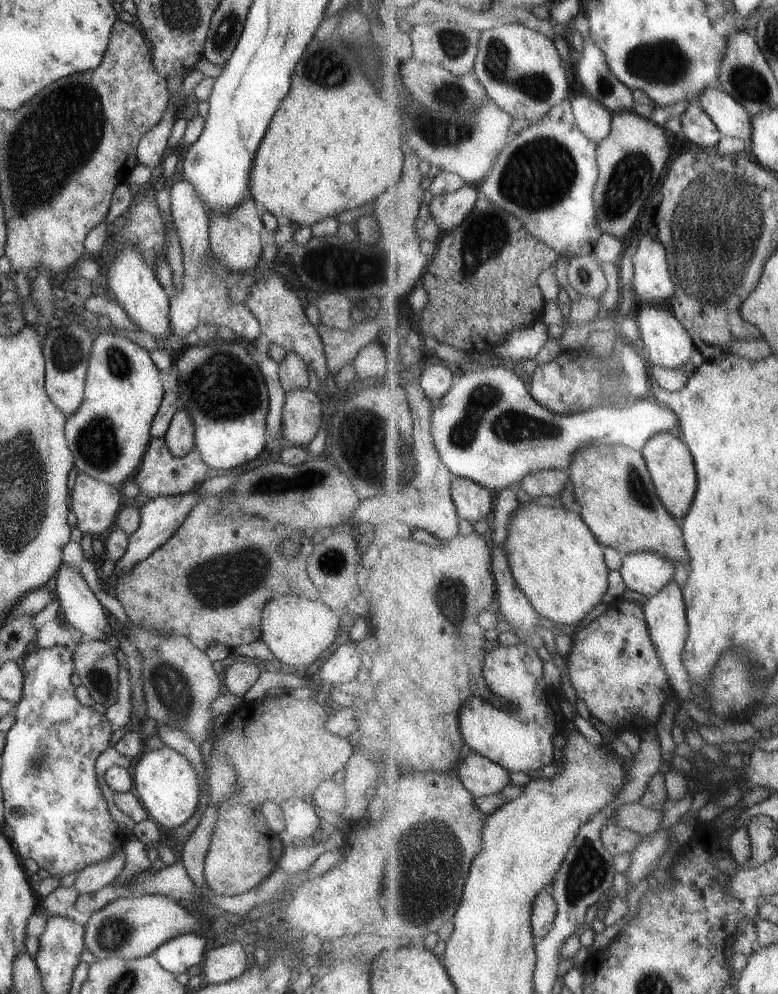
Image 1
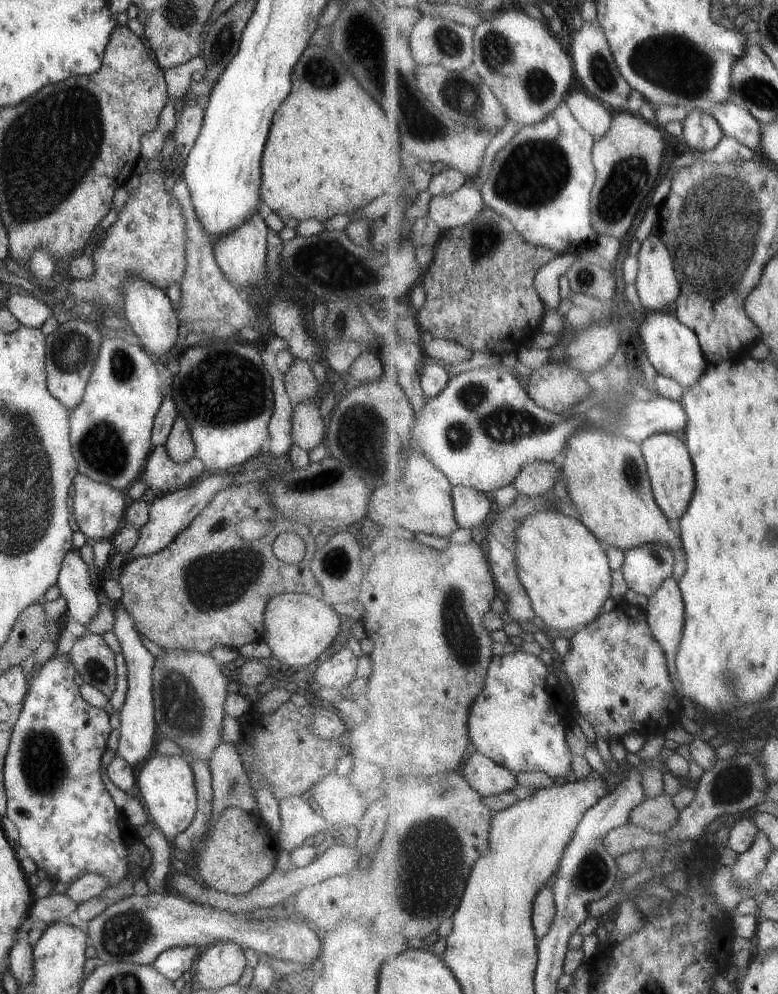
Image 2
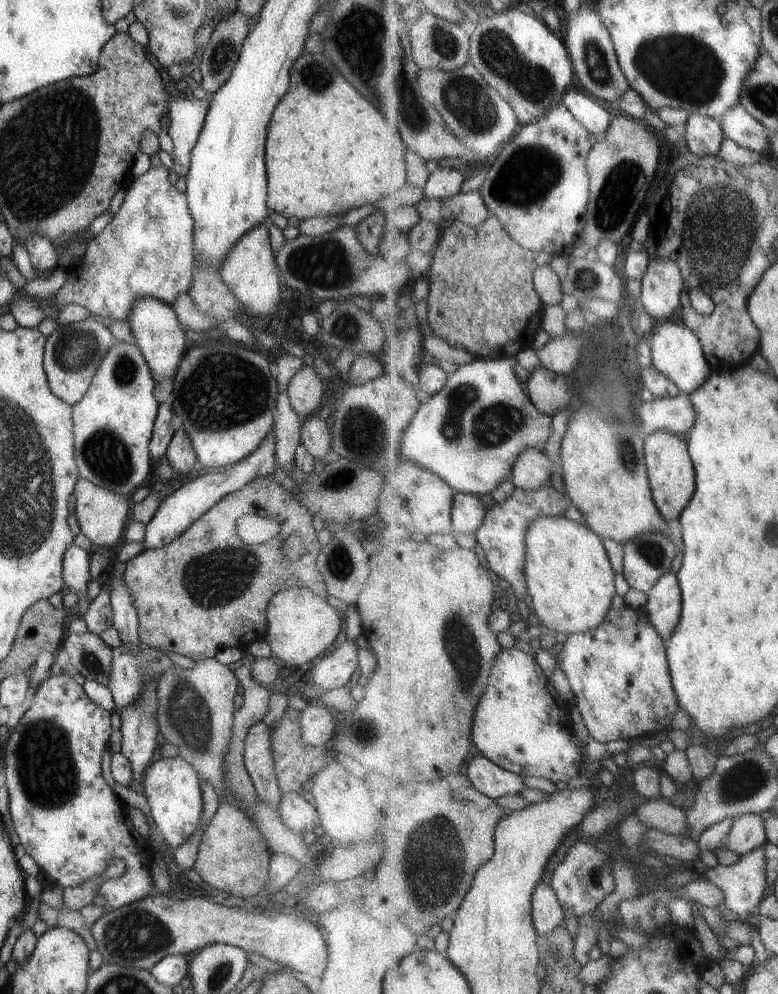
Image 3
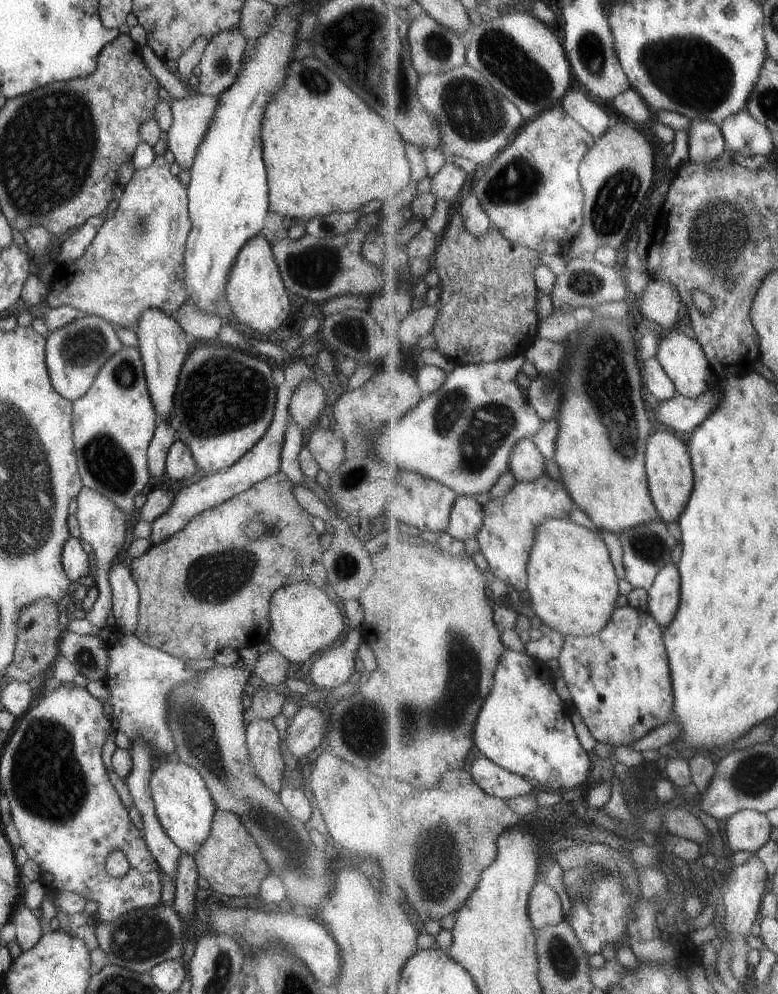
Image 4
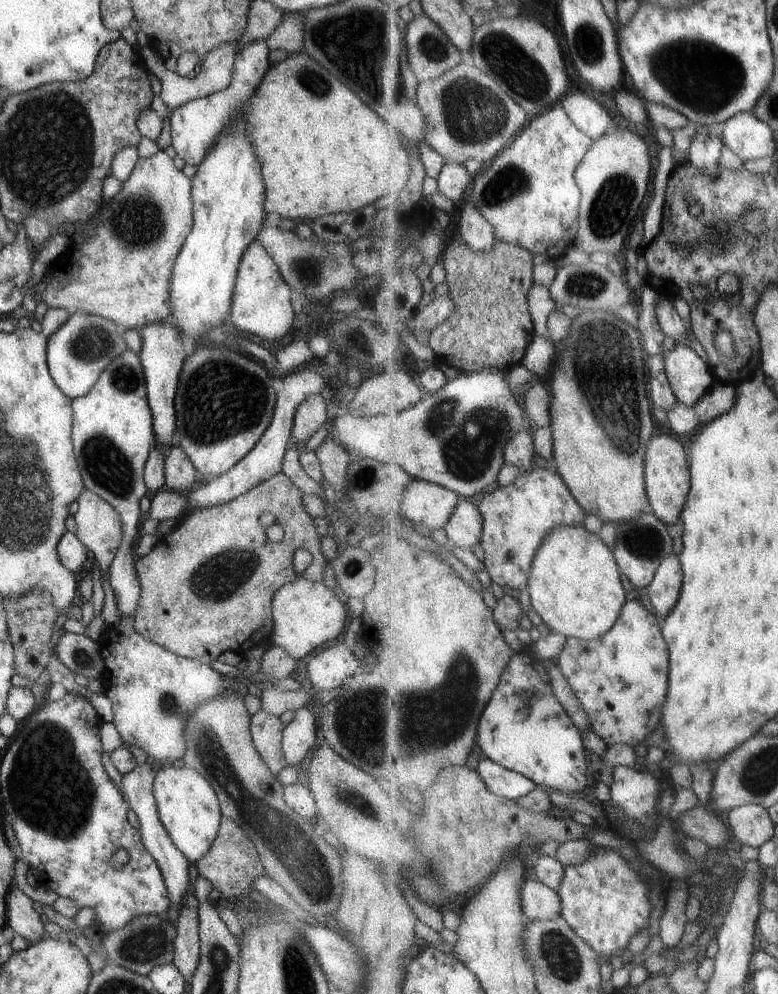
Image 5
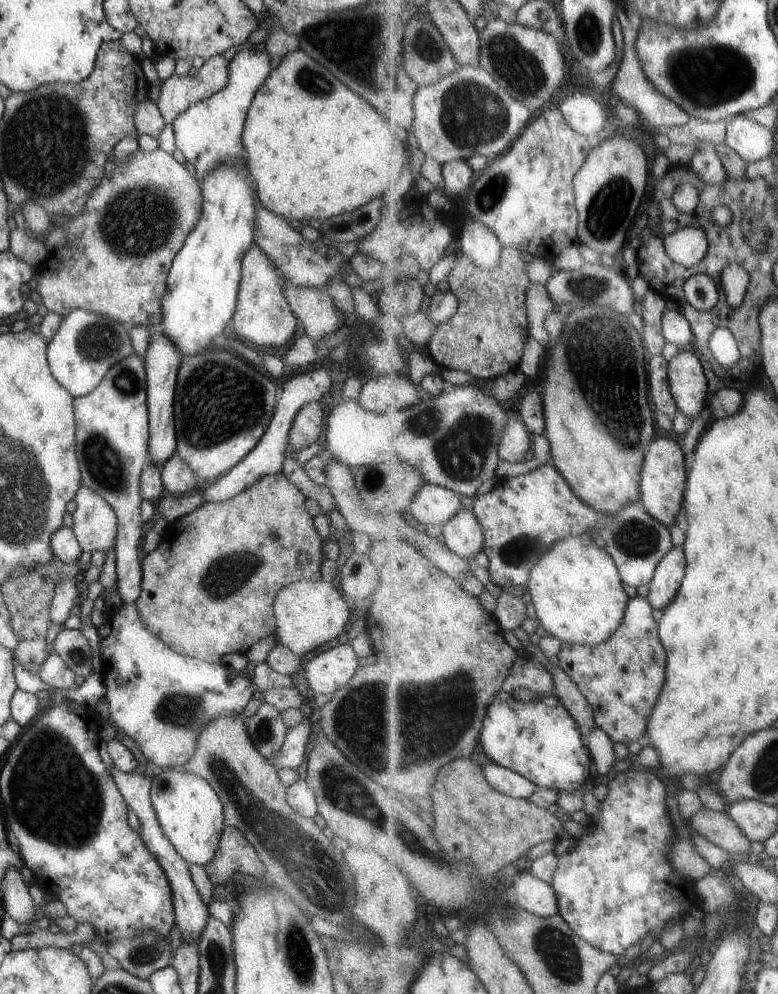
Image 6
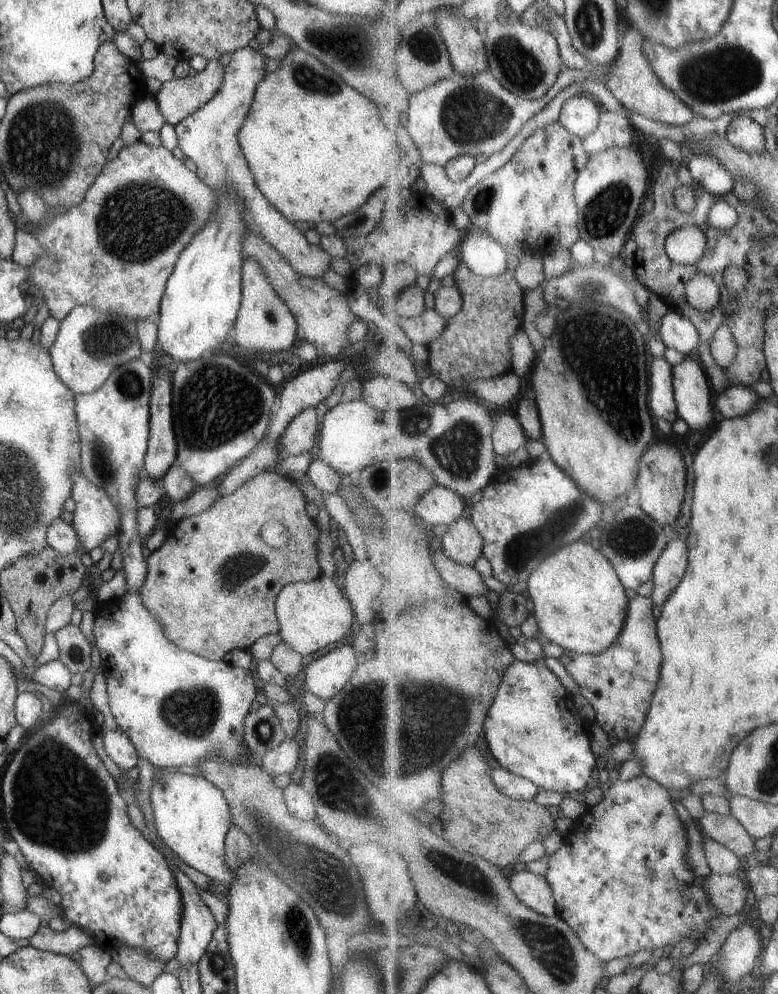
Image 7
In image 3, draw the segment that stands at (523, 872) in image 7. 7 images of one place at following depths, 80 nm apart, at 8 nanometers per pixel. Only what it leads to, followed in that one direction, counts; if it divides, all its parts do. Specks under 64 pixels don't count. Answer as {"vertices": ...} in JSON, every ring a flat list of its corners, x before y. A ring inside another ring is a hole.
{"vertices":[[541,883,532,898,532,915,539,935,547,936,563,925,564,908,550,884]]}

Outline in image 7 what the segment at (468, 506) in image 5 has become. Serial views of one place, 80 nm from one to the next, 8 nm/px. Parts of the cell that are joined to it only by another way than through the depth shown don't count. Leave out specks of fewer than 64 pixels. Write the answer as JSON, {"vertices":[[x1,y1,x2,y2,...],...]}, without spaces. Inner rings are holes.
{"vertices":[[461,517,442,536,441,548,449,558,473,567,484,554,484,540,471,518]]}

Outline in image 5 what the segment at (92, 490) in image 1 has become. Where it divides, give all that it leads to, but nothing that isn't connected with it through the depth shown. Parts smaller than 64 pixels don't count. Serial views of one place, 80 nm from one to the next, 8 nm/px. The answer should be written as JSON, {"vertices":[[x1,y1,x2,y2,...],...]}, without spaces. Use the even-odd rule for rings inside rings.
{"vertices":[[83,488,76,501,74,534,86,550,91,550,100,574,107,575,122,535,119,515,106,500,89,489]]}

